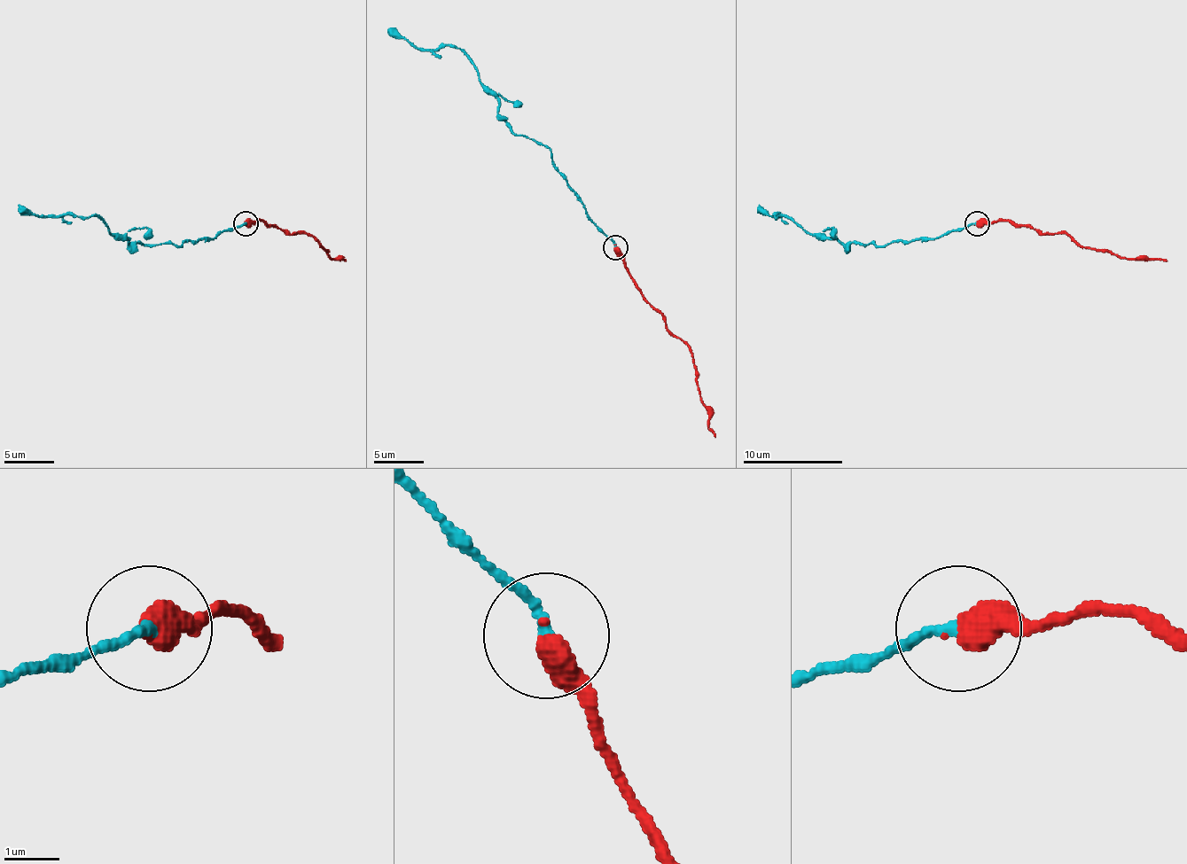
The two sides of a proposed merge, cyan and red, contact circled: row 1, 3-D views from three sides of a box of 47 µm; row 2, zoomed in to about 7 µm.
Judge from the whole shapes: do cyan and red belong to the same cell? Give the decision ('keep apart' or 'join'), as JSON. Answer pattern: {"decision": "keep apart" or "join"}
{"decision": "join"}

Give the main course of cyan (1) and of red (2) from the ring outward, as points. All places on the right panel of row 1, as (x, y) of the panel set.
1: (977, 222), (940, 237), (860, 245), (818, 240), (781, 215), (776, 218), (778, 215), (769, 215), (758, 206)
2: (977, 222), (1012, 220), (1042, 233), (1066, 233), (1079, 245), (1129, 258), (1167, 260)

